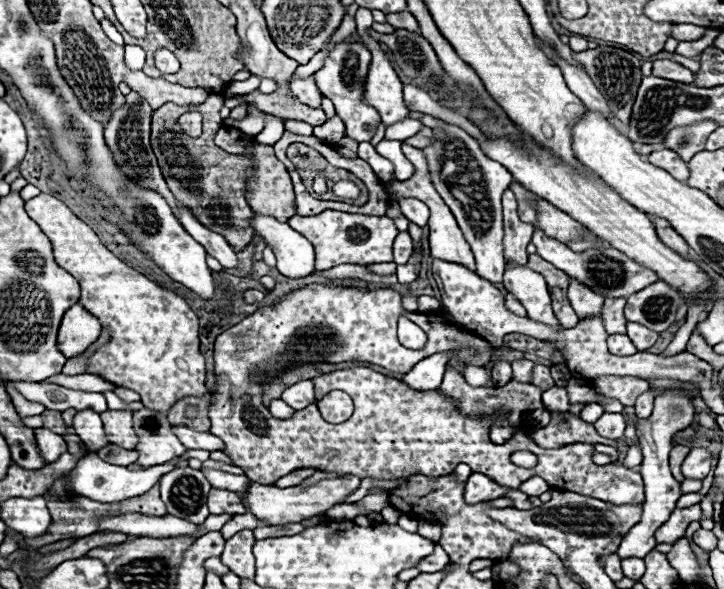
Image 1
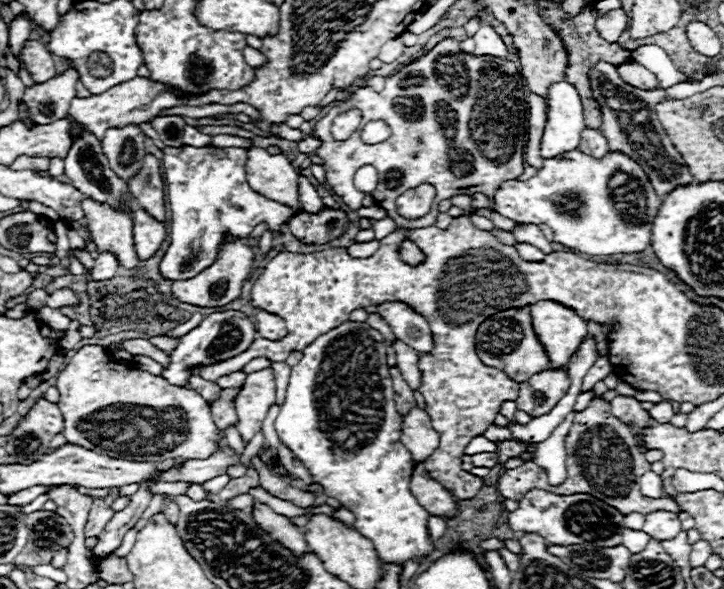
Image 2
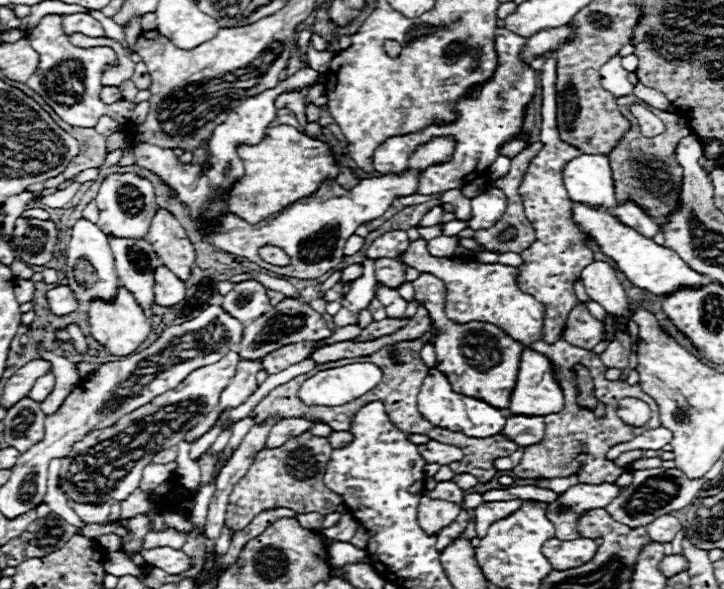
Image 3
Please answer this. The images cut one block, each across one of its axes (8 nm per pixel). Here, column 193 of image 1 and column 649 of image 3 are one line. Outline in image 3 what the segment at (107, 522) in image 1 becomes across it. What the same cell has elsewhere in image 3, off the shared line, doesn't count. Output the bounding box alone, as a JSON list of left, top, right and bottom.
[646,514,682,542]

